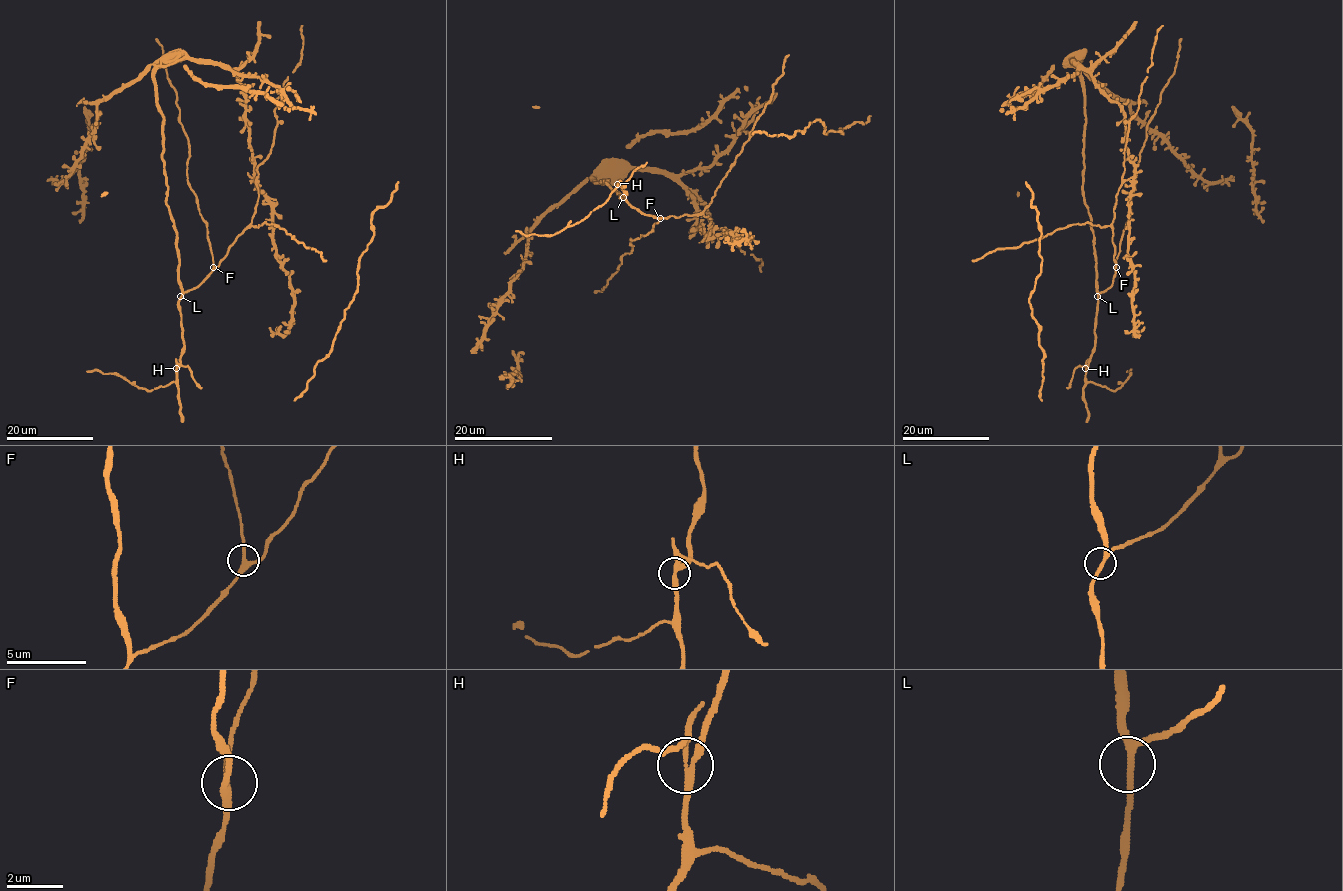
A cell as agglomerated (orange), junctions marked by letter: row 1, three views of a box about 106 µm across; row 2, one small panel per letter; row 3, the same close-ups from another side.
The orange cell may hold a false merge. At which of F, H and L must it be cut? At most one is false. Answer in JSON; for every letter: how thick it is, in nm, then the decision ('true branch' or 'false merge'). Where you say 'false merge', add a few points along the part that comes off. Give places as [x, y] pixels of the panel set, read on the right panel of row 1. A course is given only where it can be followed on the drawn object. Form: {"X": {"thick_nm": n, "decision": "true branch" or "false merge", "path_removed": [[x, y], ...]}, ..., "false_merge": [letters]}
{"F": {"thick_nm": 240, "decision": "true branch"}, "H": {"thick_nm": 220, "decision": "false merge", "path_removed": [[1085, 369], [1085, 364], [1079, 365], [1074, 371], [1070, 385], [1066, 387]]}, "L": {"thick_nm": 220, "decision": "true branch"}, "false_merge": ["H"]}

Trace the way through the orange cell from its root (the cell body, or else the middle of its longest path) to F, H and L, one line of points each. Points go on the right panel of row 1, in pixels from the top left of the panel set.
F: (1123, 111), (1126, 148), (1134, 175), (1122, 181), (1116, 195), (1111, 224), (1116, 267)
H: (1123, 111), (1134, 175), (1122, 181), (1116, 195), (1115, 277), (1098, 294), (1094, 351), (1085, 369)
L: (1123, 111), (1126, 148), (1134, 175), (1122, 181), (1116, 195), (1111, 224), (1115, 277), (1113, 284), (1097, 296)

